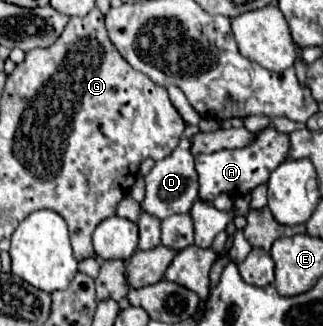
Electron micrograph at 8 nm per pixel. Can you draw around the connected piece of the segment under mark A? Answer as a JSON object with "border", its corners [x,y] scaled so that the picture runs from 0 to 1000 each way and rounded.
{"border":[[[830,387],[830,393],[805,399],[793,429],[780,429],[755,454],[675,460],[656,472],[607,479],[607,521],[619,540],[619,607],[638,620],[656,620],[675,595],[712,595],[718,607],[737,607],[749,595],[780,589],[799,564],[830,558],[836,528],[885,491],[892,460],[898,460],[892,411],[867,411]]]}

